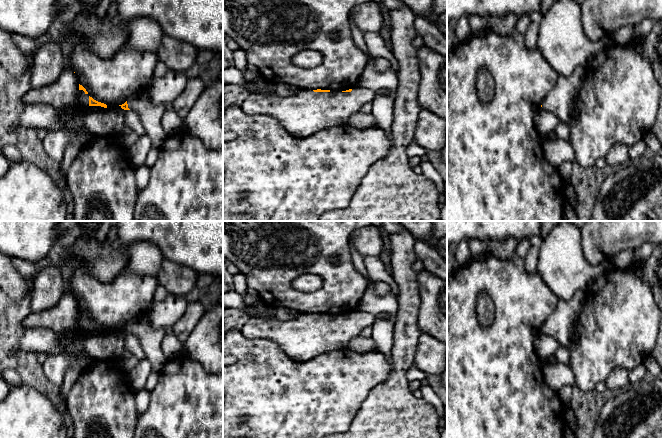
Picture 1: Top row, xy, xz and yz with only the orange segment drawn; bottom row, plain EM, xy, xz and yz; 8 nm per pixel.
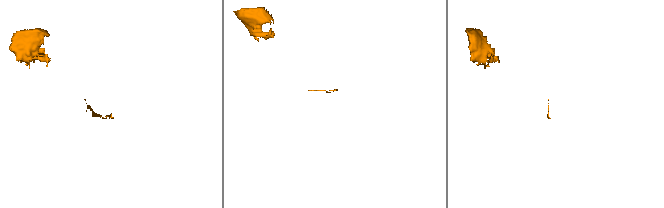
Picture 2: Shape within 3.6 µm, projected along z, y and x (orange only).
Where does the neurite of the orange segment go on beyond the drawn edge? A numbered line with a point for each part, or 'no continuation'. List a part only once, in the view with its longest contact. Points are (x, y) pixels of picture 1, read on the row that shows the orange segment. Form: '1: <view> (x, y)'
1: xy (81, 103)

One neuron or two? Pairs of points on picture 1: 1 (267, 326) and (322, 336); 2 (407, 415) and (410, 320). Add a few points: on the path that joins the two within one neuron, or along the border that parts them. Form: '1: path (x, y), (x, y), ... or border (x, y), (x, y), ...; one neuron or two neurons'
1: path (281, 332), (292, 336), (308, 336); one neuron
2: path (399, 391), (399, 367), (405, 344); one neuron

